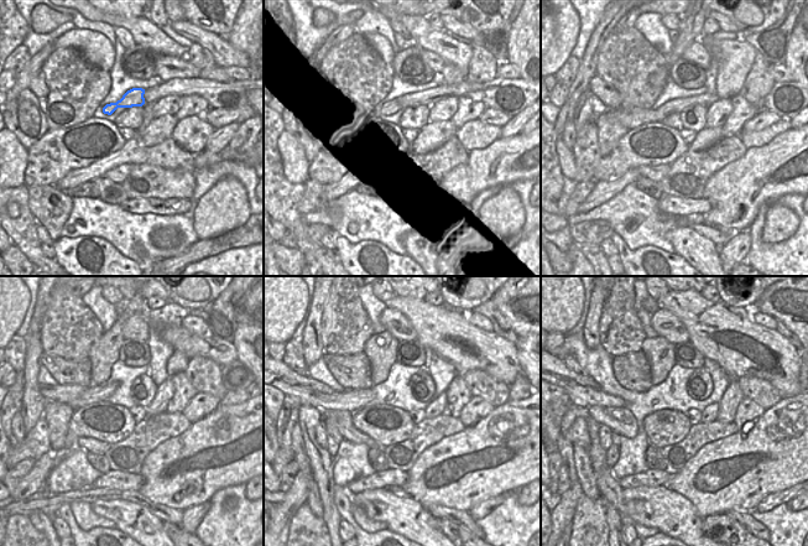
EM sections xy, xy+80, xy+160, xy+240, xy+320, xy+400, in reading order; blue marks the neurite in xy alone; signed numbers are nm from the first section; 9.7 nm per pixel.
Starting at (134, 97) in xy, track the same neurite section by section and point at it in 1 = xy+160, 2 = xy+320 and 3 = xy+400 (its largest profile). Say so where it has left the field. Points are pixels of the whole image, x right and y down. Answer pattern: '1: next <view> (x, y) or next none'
1: next xy+160 (630, 118)
2: next xy+320 (306, 381)
3: next xy+400 (566, 373)

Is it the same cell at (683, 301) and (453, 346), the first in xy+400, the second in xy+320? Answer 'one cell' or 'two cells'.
one cell

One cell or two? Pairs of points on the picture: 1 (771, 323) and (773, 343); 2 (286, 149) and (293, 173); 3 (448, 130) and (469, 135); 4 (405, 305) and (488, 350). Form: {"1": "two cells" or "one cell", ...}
{"1": "two cells", "2": "one cell", "3": "two cells", "4": "one cell"}

